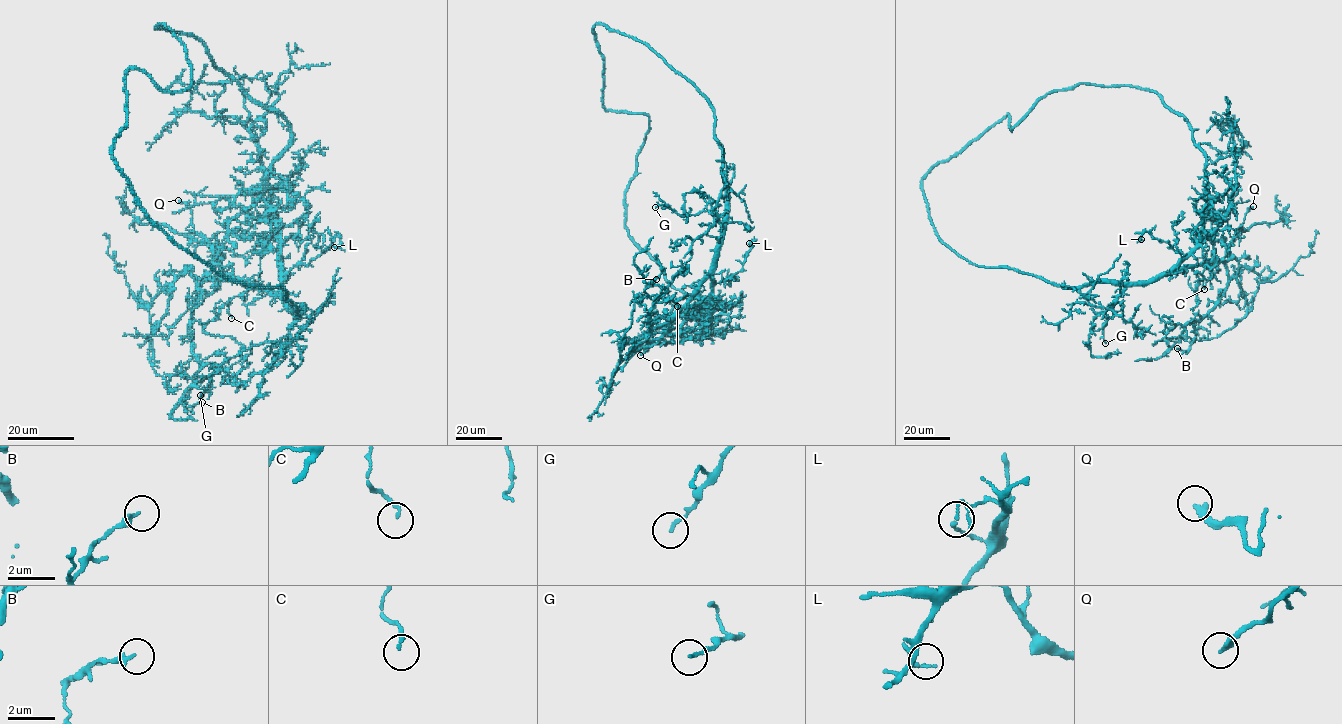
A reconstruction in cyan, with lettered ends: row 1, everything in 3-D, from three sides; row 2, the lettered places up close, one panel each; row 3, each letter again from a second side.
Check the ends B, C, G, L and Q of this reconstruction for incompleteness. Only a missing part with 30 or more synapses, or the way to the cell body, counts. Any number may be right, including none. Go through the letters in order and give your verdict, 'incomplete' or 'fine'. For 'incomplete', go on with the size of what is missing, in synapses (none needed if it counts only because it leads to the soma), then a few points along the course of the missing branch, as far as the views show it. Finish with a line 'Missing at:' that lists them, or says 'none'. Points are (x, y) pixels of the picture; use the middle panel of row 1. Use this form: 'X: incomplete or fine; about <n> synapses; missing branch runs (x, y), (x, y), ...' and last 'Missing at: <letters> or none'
B: fine
C: fine
G: fine
L: fine
Q: fine
Missing at: none

